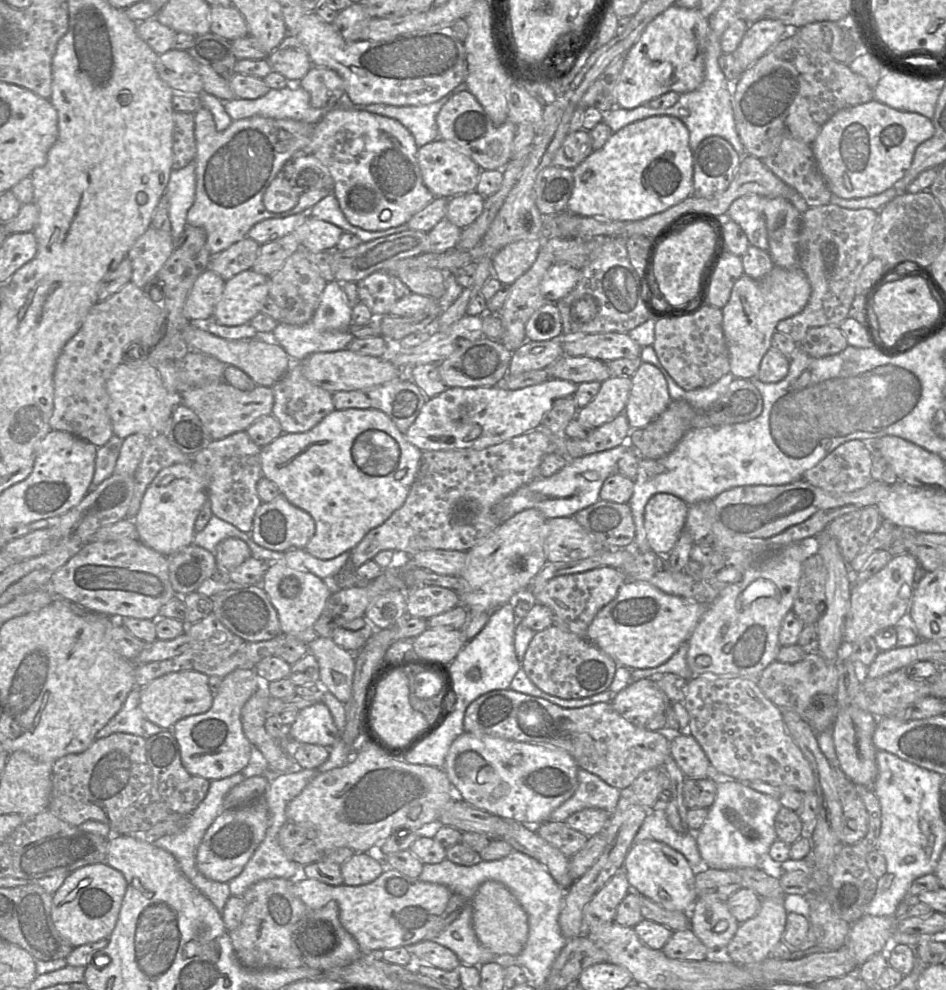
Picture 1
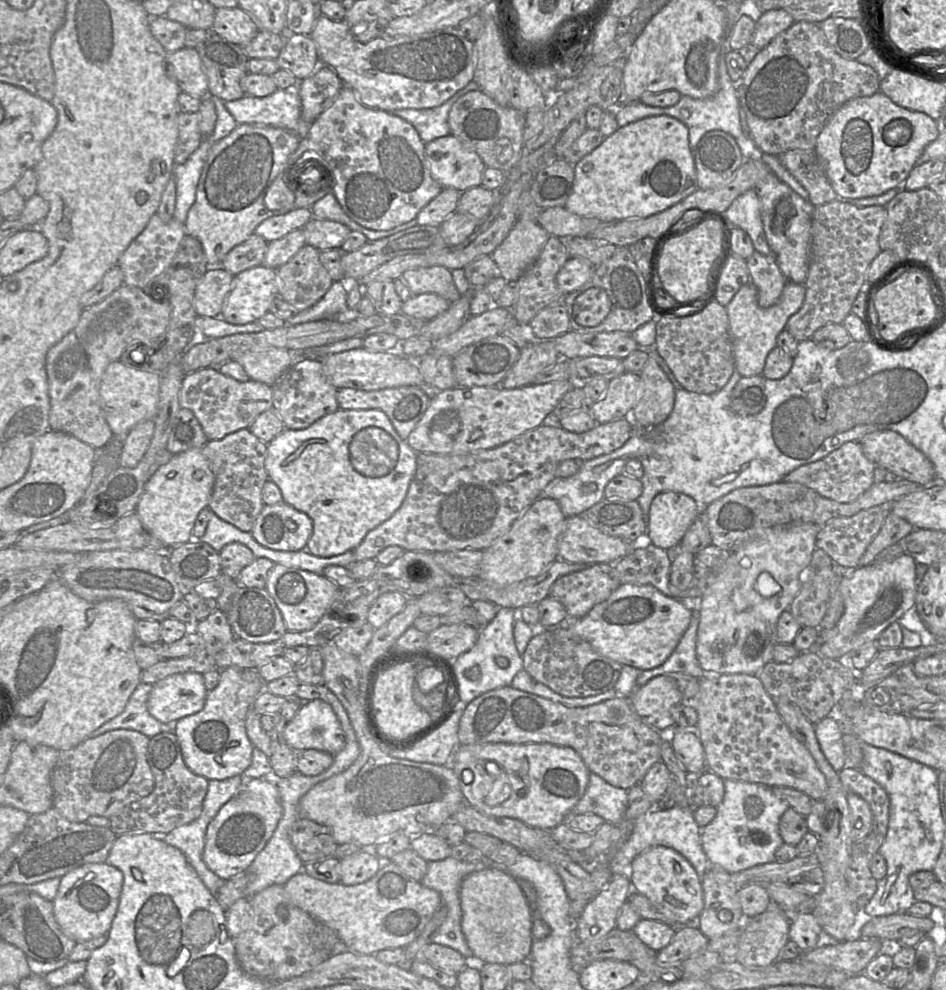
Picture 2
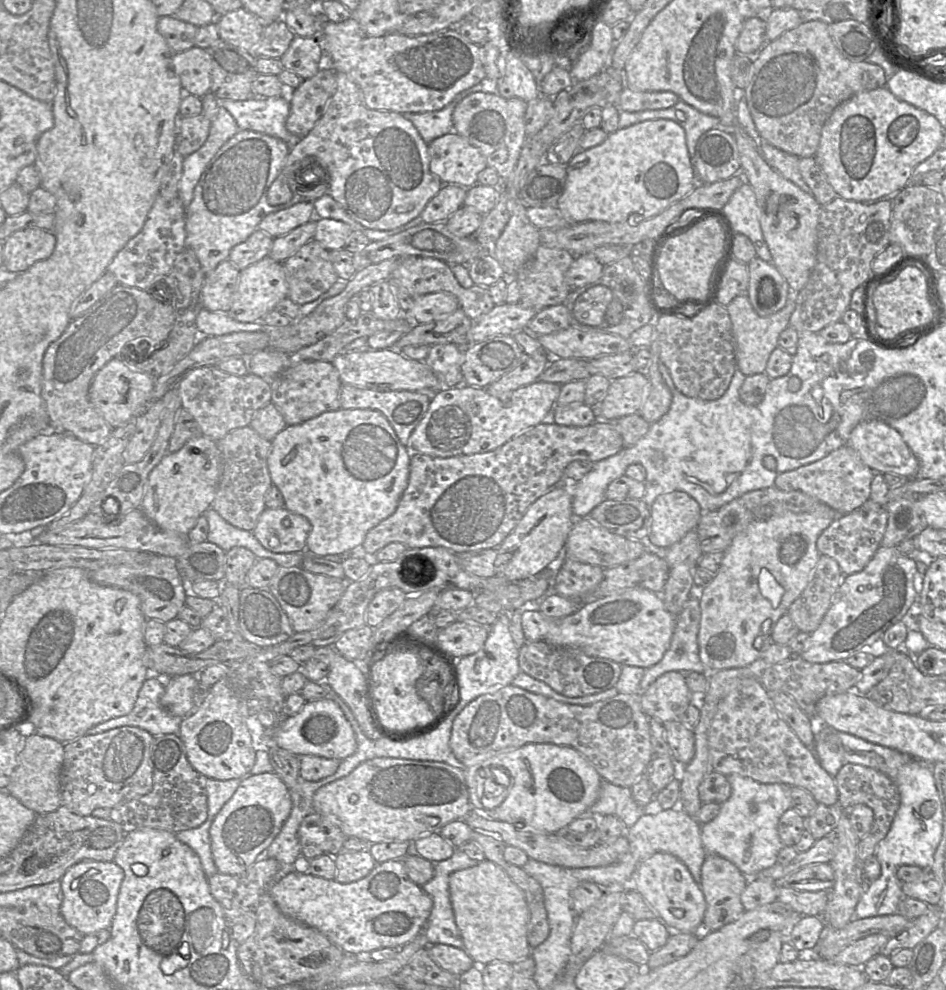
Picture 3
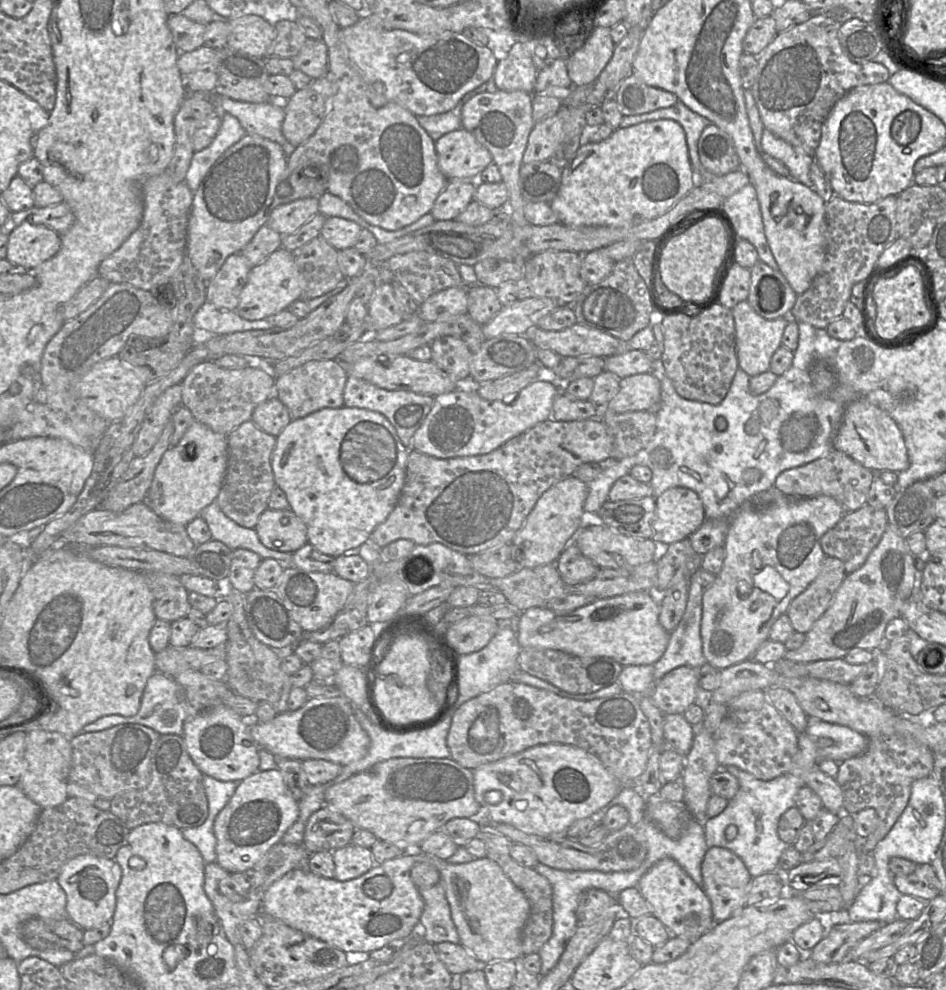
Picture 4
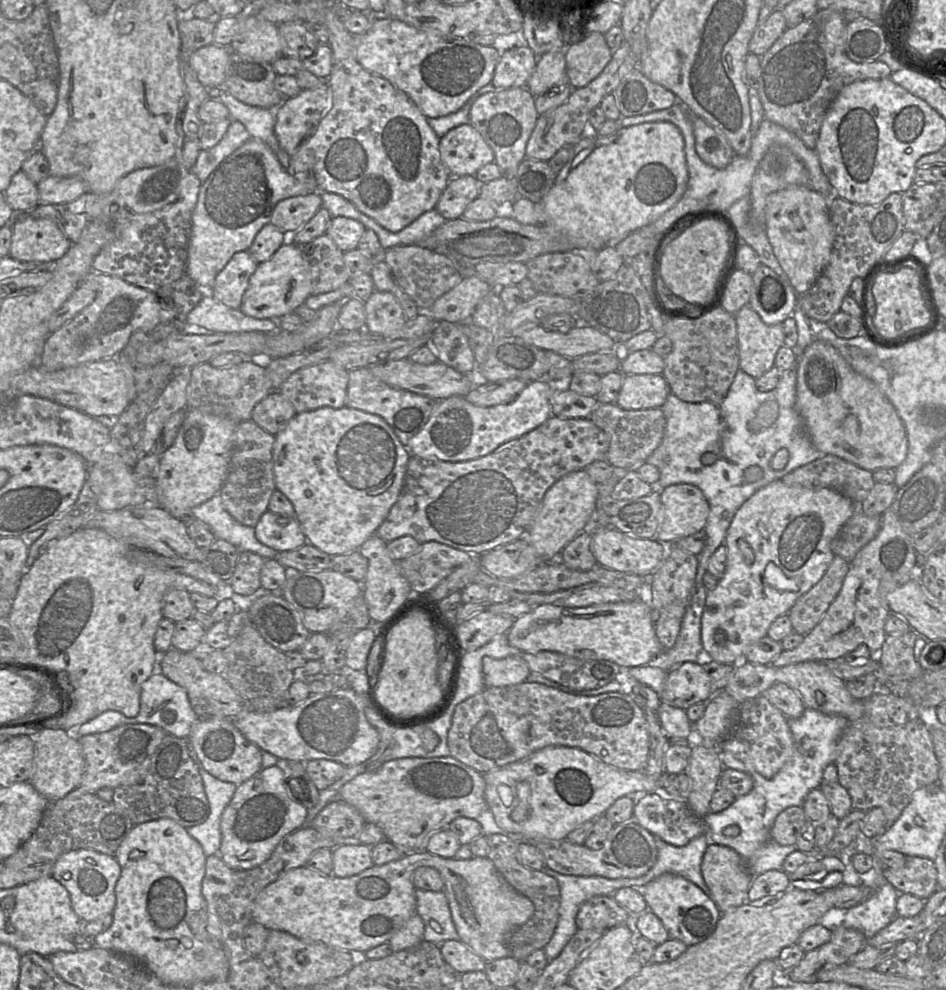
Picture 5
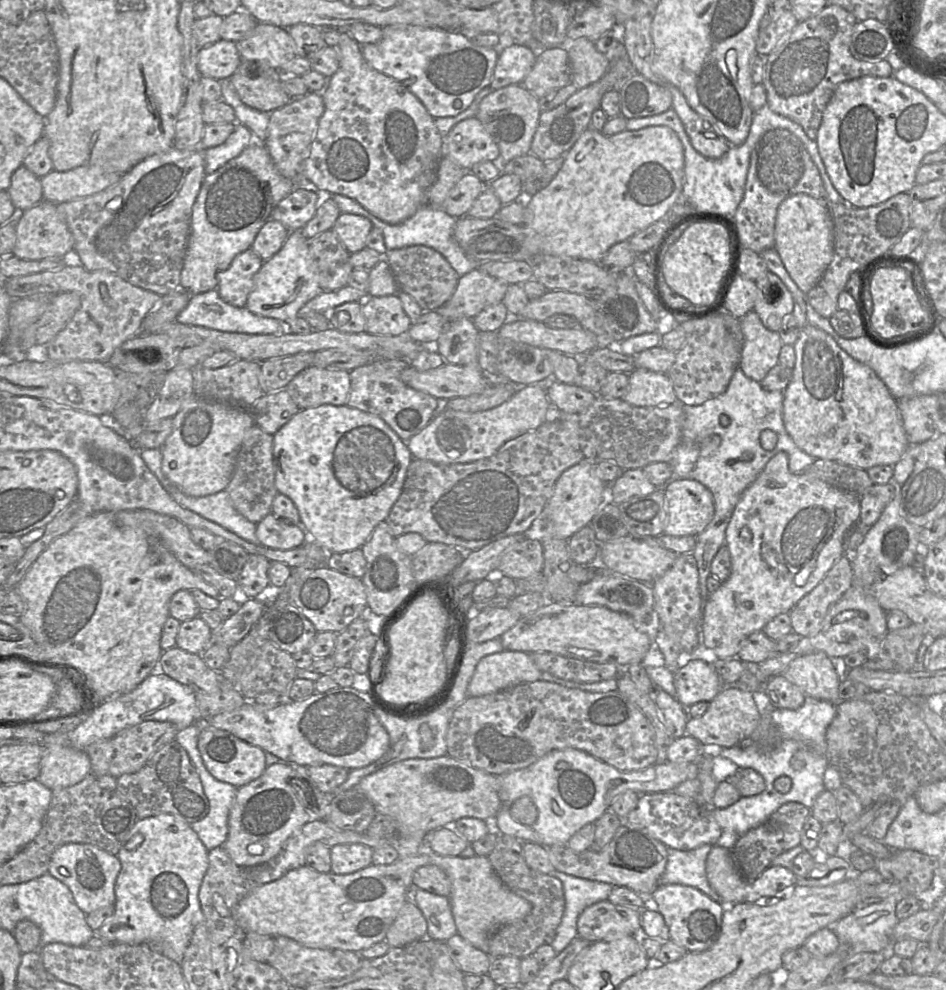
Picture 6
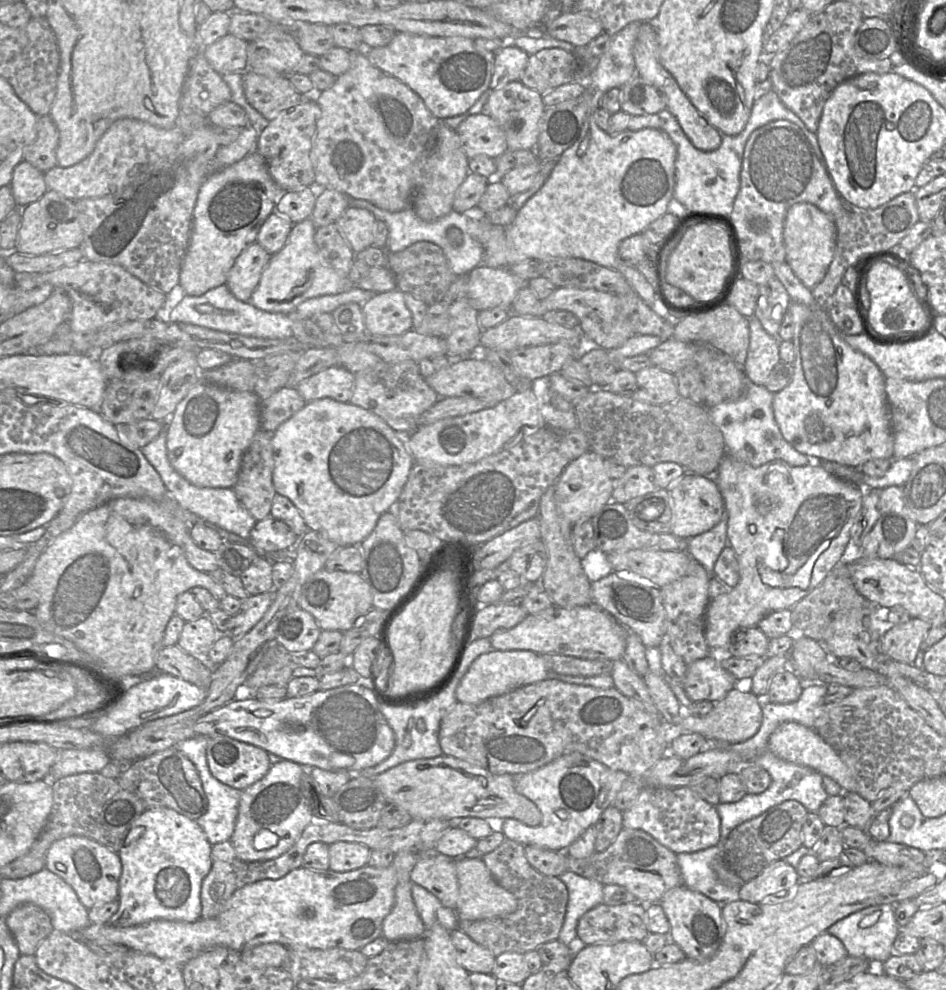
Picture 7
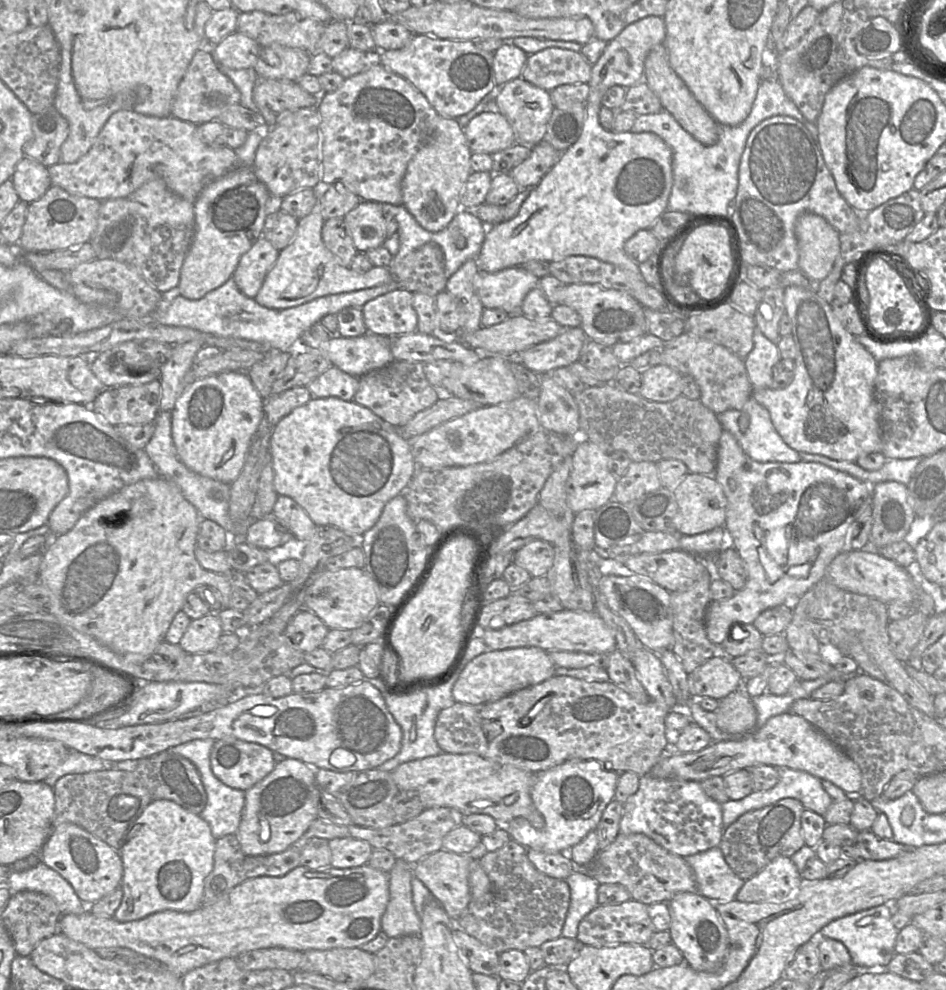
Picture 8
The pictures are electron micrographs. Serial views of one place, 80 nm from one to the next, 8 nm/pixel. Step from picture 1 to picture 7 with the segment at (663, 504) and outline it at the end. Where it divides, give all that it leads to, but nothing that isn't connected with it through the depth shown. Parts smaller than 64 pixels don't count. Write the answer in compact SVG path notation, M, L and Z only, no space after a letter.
M686 472L669 488L669 493L672 510L671 533L676 536L692 538L713 528L724 516L724 500L712 476Z

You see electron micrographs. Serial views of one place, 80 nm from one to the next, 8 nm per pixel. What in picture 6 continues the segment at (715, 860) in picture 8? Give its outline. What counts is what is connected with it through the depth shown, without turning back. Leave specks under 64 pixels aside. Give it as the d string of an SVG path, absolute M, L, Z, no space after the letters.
M704 844L689 851L669 848L666 868L659 879L659 886L669 884L691 886L719 901L719 896L709 884L706 875L706 859L713 846Z

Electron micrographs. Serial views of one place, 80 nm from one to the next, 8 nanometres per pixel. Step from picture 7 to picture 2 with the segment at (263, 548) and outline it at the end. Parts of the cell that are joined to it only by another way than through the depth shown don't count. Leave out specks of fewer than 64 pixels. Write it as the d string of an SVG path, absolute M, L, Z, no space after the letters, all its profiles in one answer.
M285 502L264 505L250 533L259 544L271 550L306 550L313 522L307 514Z

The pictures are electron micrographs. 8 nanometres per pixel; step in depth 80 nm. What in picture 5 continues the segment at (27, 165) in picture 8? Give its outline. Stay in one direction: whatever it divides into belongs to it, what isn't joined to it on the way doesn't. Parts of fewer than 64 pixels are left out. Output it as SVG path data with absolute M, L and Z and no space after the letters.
M22 170L12 176L4 194L15 213L29 212L40 203L37 184L31 181Z

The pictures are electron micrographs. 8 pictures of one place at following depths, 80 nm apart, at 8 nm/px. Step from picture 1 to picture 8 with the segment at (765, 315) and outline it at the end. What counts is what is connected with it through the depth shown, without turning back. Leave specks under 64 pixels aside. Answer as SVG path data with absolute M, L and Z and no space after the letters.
M756 326L753 349L745 359L749 380L754 388L770 388L772 369L781 359L777 342L770 341Z

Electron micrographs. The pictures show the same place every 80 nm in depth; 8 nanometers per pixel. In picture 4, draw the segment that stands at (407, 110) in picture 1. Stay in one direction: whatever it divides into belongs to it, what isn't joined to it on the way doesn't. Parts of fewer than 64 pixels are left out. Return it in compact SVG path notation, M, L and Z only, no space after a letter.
M491 82L485 83L465 94L451 110L429 116L420 115L417 116L417 120L428 135L436 141L444 134L461 128L461 111L464 104L475 95L488 91L490 88Z

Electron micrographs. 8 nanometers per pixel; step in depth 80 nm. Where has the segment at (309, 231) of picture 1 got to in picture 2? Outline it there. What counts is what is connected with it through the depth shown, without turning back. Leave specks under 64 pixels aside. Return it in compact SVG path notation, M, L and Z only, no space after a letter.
M315 217L303 229L306 243L320 251L340 249L351 231L342 223Z

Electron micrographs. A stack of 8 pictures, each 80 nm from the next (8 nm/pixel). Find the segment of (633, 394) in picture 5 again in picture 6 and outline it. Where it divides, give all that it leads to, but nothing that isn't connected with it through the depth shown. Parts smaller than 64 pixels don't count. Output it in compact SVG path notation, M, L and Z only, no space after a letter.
M643 368L629 373L629 389L622 399L639 407L670 405L678 401L668 374Z

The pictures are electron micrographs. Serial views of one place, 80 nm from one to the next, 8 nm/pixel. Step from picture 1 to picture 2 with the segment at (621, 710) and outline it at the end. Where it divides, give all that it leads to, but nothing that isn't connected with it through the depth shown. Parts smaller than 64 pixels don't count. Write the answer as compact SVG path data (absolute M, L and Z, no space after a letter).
M659 675L635 688L629 700L636 714L647 725L668 734L675 727L671 708L682 703L683 696L670 675Z

